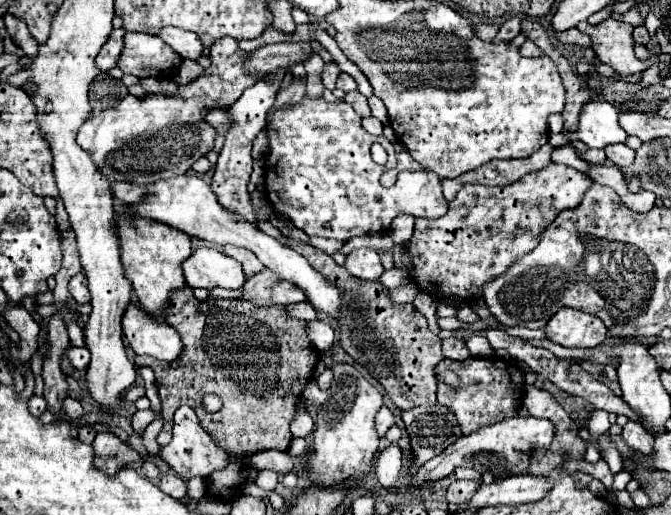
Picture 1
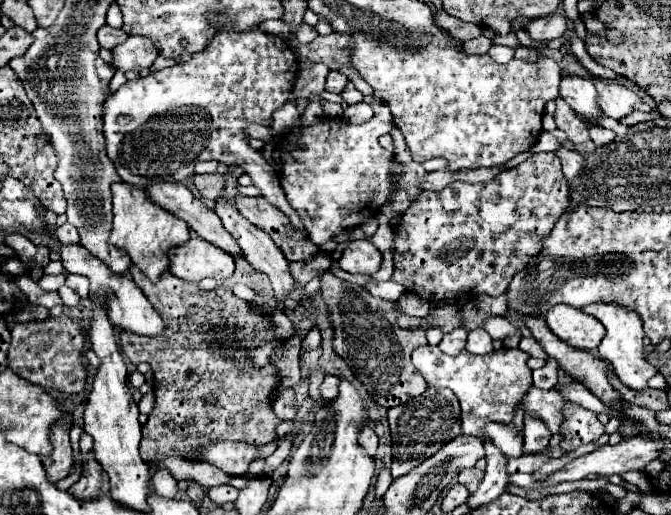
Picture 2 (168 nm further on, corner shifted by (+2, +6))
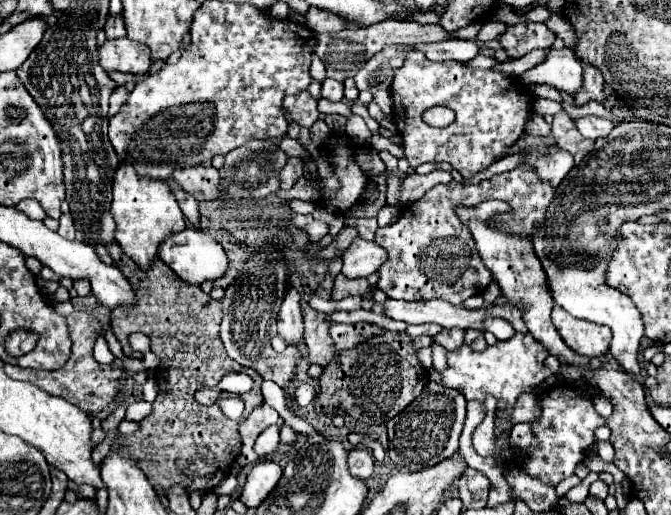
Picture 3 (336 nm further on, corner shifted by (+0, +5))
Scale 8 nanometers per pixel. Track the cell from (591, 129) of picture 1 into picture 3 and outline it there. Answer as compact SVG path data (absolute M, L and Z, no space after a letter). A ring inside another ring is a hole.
M566 46L562 50L548 50L544 62L526 70L520 80L532 84L550 84L572 96L582 88L582 62L574 50Z

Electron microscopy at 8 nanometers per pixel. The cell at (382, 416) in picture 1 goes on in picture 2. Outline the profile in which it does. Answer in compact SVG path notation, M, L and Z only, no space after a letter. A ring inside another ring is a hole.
M368 421L368 425L364 427L364 433L360 435L360 445L364 445L368 449L368 455L376 455L376 447L378 447L378 435L374 433L376 421Z

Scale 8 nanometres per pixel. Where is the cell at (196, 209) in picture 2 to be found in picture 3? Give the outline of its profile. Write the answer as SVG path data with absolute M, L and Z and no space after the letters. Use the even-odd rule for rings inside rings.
M176 188L174 190L174 196L176 196L176 202L180 204L180 210L184 212L186 220L190 224L198 226L198 202L190 194L186 194L182 188Z

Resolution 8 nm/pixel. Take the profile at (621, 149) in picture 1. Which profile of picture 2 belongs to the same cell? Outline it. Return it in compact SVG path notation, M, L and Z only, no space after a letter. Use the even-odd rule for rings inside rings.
M592 125L592 127L590 127L590 133L592 133L592 141L594 141L598 147L612 143L614 137L616 137L614 131L604 129L604 127L598 127L598 125Z

